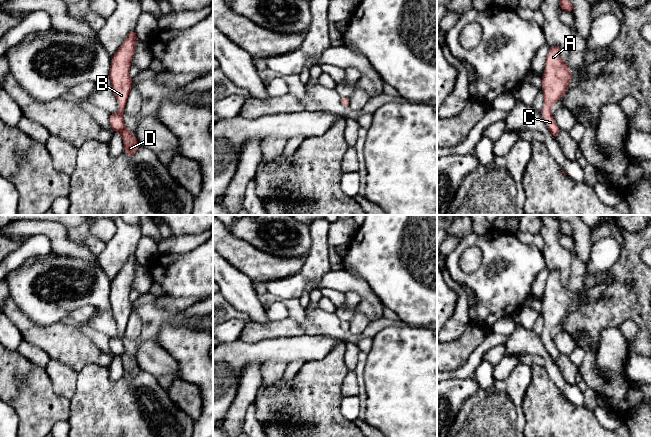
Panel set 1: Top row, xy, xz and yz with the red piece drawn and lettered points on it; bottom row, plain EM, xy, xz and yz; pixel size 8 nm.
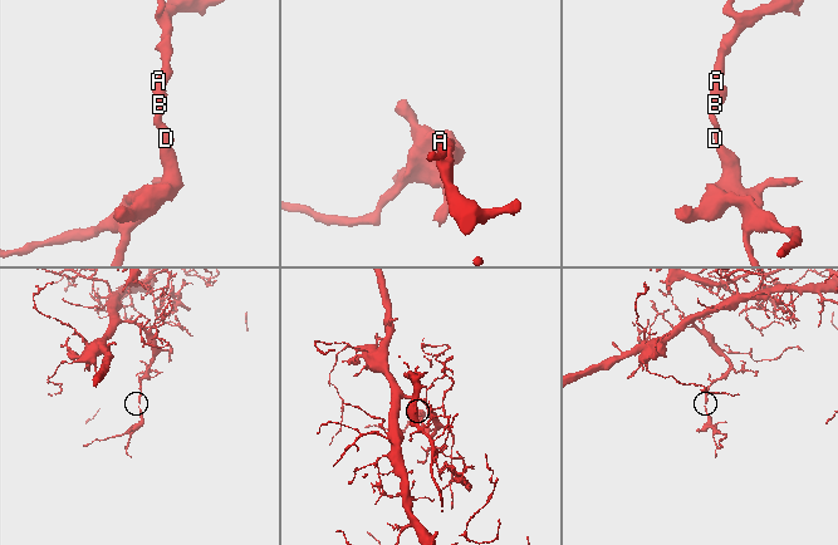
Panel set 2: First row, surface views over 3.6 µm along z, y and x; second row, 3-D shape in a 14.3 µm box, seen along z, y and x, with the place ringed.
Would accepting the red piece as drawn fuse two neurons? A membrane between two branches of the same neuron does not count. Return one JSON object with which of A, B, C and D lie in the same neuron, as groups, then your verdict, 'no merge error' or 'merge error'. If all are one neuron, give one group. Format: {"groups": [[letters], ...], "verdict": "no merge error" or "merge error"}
{"groups": [["A", "B", "C", "D"]], "verdict": "no merge error"}

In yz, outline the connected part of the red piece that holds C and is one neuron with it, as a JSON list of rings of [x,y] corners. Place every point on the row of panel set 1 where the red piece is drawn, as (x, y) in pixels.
[[[557,45],[549,47],[545,70],[542,75],[542,91],[545,103],[540,112],[548,130],[554,138],[557,138],[560,129],[551,112],[551,105],[561,99],[568,90],[571,76],[570,68],[560,57],[560,48]]]

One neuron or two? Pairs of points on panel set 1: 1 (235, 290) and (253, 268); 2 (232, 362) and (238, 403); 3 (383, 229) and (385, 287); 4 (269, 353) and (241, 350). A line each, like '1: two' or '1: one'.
1: two
2: two
3: one
4: one

